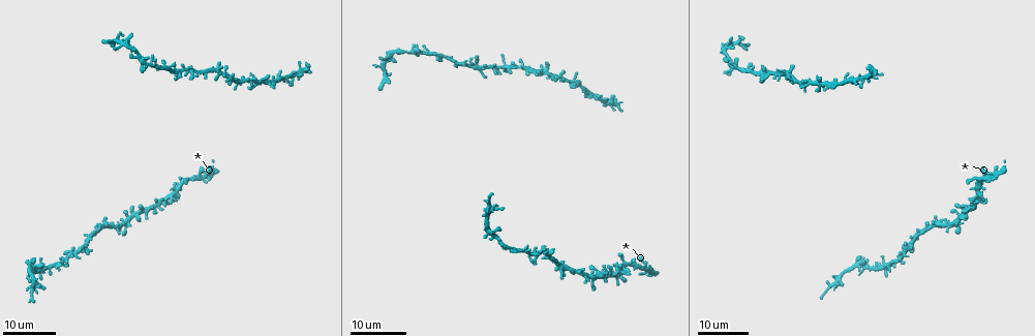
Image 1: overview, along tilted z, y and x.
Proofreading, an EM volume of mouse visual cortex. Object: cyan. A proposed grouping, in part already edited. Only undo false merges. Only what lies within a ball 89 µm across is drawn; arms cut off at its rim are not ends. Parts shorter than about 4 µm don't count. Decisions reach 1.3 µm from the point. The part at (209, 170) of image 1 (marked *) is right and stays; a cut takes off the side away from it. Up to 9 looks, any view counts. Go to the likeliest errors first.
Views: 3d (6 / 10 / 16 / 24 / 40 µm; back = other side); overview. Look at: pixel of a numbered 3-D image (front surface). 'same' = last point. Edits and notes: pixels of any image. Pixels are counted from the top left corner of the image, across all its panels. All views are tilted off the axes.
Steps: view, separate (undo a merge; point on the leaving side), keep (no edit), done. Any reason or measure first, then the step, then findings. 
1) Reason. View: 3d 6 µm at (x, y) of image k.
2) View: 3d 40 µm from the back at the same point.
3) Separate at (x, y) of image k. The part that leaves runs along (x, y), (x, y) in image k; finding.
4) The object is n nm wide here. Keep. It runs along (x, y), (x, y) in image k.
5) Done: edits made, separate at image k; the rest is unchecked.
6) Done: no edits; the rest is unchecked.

Sudden change in width. View: 3d 24 µm at (410, 54) of image 1.

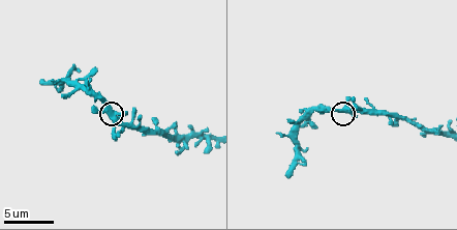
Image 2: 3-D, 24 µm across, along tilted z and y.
View: 3d 6 µm at (337, 110) of image 2.

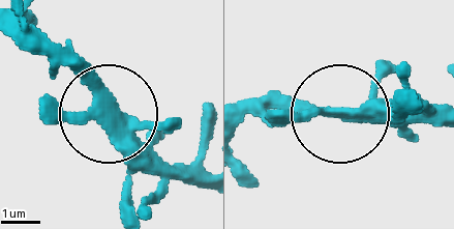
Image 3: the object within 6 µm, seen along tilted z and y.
Keep. It runs along (200, 184), (152, 165), (48, 39) in image 3; one cell here.

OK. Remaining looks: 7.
Thin neck. View: 3d 16 µm at (975, 188) of image 1.

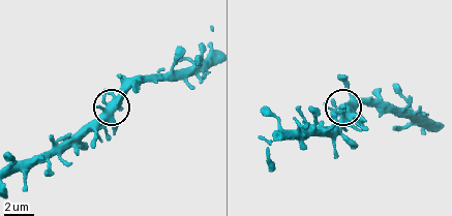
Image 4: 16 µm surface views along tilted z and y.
Closer look. View: 3d 6 µm at (118, 102) of image 4.

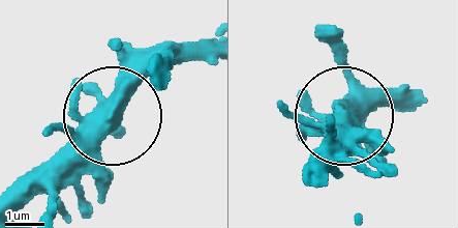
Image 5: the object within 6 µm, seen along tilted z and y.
Keep. All the same cell.

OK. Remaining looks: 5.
Side arm on a straight run. View: 3d 24 µm at (487, 204) of image 1.

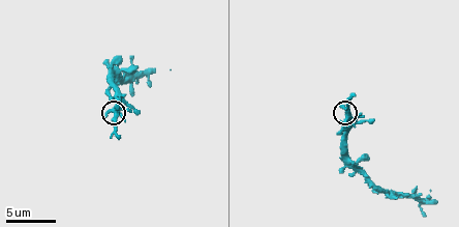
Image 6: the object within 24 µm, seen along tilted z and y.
View: 3d 10 µm at (116, 115) of image 6.

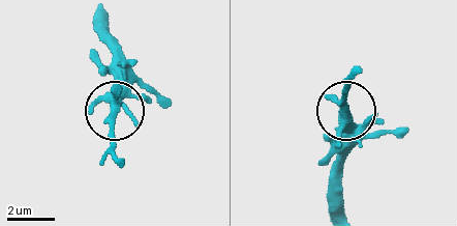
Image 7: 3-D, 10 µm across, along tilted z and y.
3 arms meet here. Keep. Continuous, no second cell.

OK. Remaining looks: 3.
Four-way junction. View: 3d 16 µm at (54, 265) of image 1.

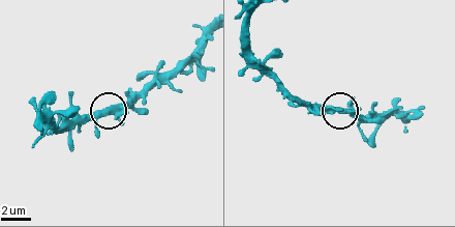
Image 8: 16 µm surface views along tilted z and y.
View: 3d 10 µm at (111, 106) of image 8.

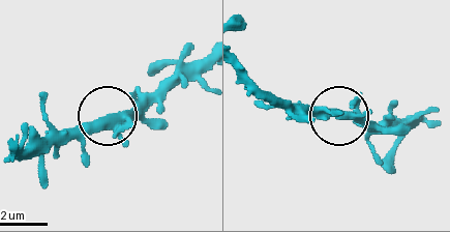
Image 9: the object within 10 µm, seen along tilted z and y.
View: 3d 10 µm from the back at (106, 119) of image 9.

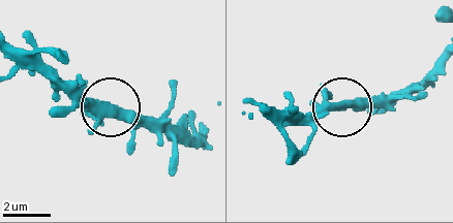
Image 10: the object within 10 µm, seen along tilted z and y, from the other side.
Keep. All the same cell.

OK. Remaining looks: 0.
Done: no edits; the rest is unchecked.

